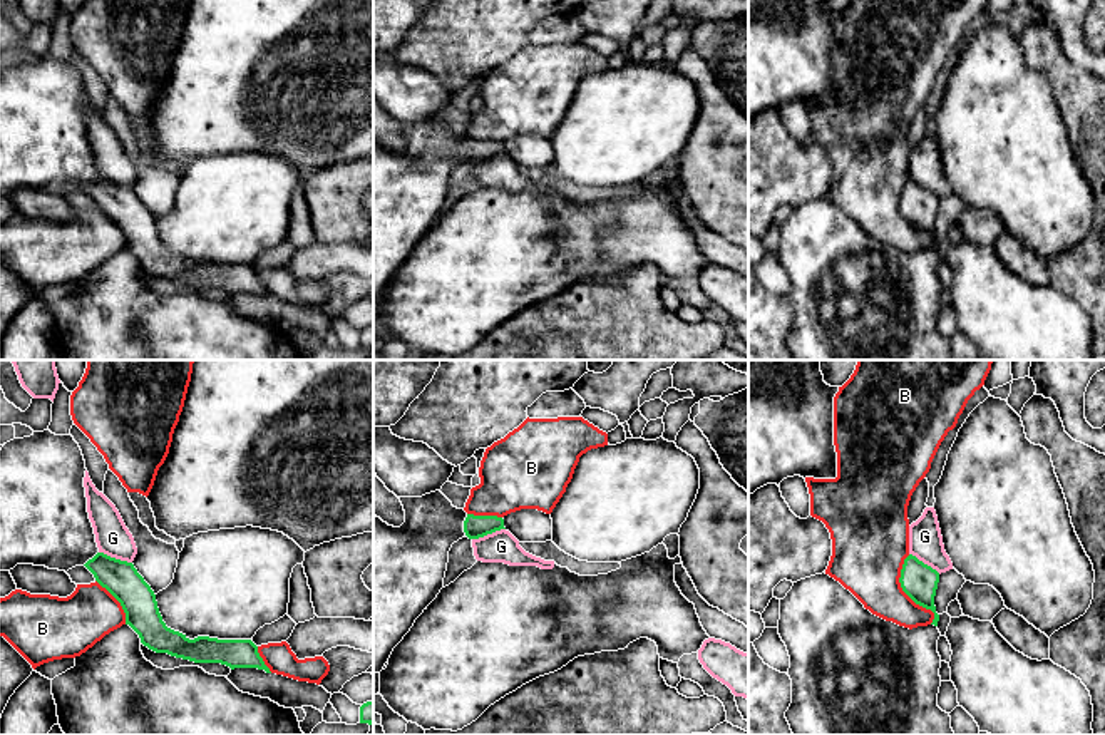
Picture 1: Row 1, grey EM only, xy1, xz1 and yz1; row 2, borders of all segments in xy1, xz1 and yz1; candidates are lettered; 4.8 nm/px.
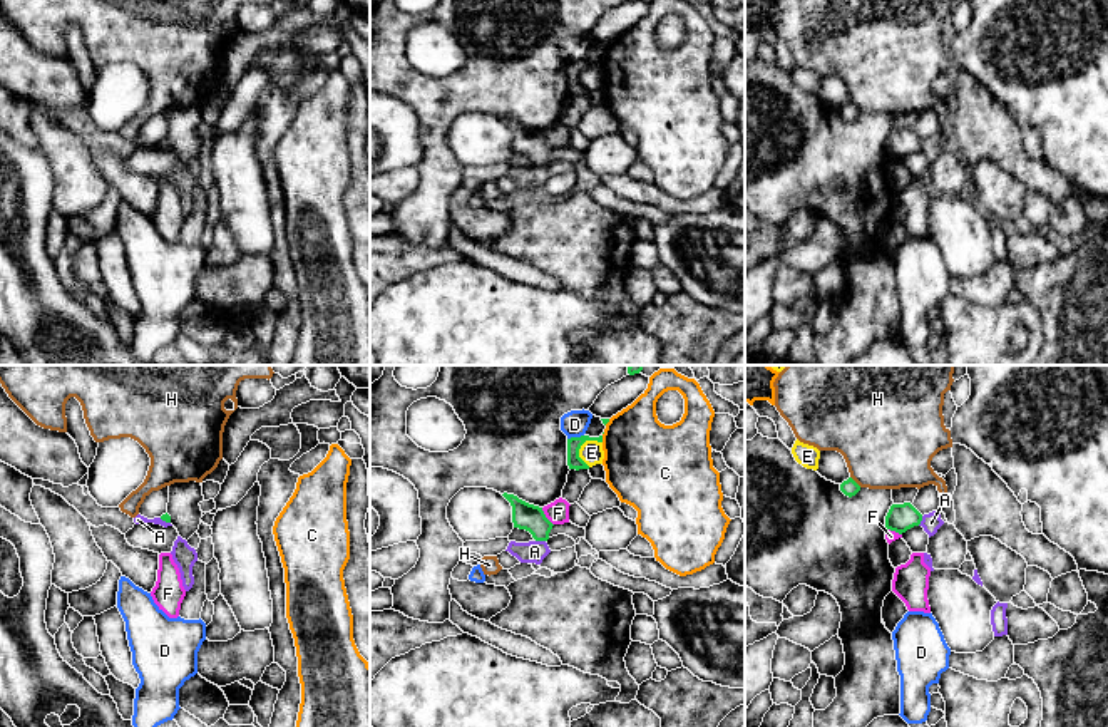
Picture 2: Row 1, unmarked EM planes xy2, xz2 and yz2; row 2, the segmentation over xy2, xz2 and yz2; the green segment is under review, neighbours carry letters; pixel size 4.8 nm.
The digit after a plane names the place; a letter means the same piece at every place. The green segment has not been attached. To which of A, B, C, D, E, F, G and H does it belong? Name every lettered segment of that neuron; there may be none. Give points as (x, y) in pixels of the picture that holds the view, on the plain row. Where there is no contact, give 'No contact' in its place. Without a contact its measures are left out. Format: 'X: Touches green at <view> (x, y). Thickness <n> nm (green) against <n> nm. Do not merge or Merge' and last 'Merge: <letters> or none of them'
A: Touches green at xz2 (541, 164). Thickness 130 nm (green) against 110 nm. Do not merge
B: Touches green at yz1 (906, 218). Thickness 180 nm (green) against 340 nm. Do not merge
C: Touches green at xz2 (601, 62). Thickness 70 nm (green) against 400 nm. Do not merge
D: Touches green at xz2 (574, 62). Thickness 70 nm (green) against 130 nm. Do not merge
E: Touches green at xz2 (581, 69). Thickness 70 nm (green) against 110 nm. Do not merge
F: Touches green at xz2 (544, 141). Thickness 130 nm (green) against 110 nm. Do not merge
G: Touches green at xy1 (114, 183). Thickness 170 nm (green) against 170 nm. Do not merge
H: Touches green at yz2 (854, 106). Thickness 80 nm (green) against 460 nm. Do not merge
Merge: none of them

